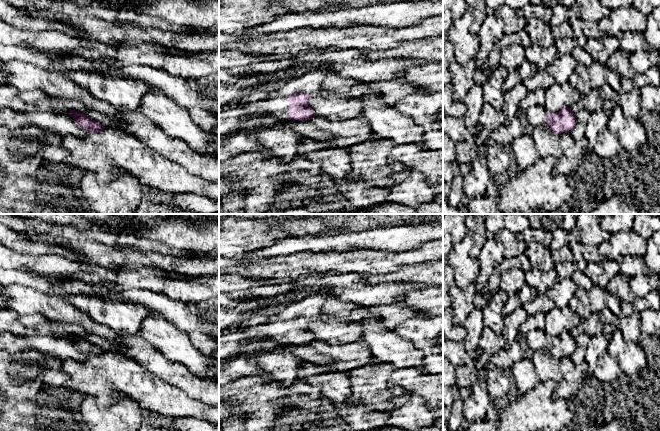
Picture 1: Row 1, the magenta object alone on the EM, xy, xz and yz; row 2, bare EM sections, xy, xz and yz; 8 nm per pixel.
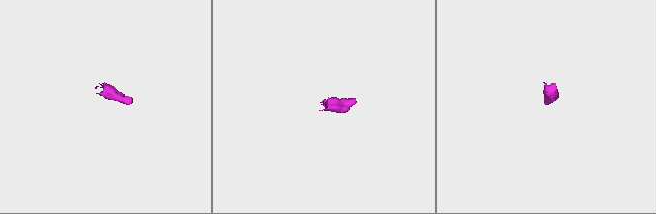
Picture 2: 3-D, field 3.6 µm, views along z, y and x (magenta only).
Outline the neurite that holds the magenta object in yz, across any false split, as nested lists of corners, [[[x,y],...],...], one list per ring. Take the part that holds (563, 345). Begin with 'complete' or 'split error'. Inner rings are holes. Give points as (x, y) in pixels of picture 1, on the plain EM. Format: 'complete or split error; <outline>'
split error; [[[533,330],[526,335],[529,348],[535,351],[547,349],[559,360],[563,356],[571,356],[576,349],[576,342],[569,331],[563,331],[559,336],[547,336],[544,330]]]

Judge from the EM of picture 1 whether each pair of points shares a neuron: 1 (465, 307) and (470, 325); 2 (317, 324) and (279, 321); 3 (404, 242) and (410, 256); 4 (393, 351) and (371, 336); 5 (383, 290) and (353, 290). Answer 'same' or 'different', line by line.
1: different
2: different
3: different
4: same
5: same

